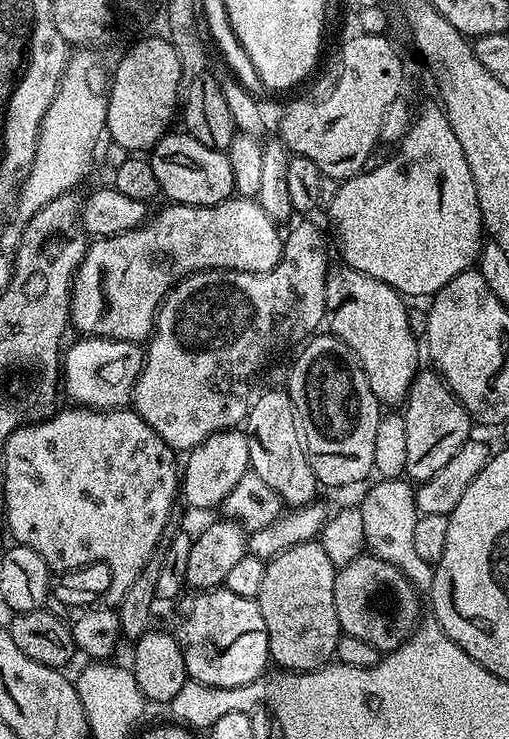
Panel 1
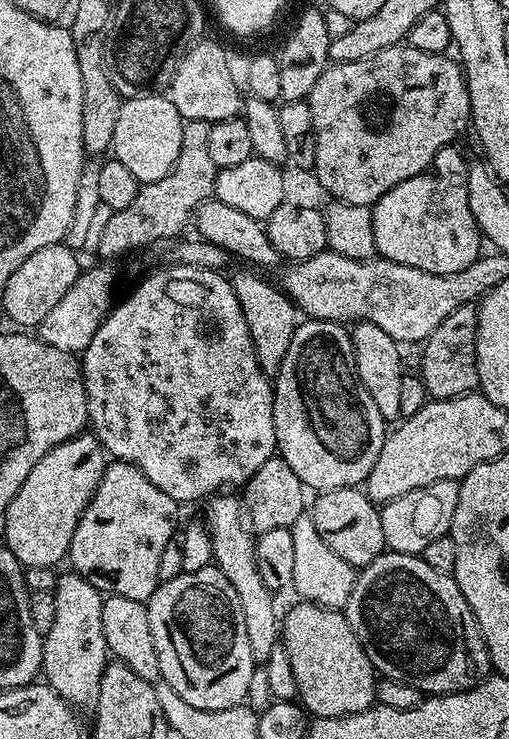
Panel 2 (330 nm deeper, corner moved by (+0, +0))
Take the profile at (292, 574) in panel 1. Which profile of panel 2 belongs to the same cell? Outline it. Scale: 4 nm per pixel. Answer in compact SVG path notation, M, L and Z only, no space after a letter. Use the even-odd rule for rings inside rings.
M296 602L282 616L282 646L290 654L298 700L309 717L325 720L349 716L376 704L378 673L343 611Z

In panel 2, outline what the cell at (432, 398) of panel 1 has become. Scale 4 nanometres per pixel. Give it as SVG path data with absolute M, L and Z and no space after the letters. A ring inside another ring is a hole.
M476 304L458 306L454 314L449 314L423 341L424 353L420 356L418 375L424 382L424 389L434 400L449 400L455 396L465 396L480 387L478 362L476 361Z

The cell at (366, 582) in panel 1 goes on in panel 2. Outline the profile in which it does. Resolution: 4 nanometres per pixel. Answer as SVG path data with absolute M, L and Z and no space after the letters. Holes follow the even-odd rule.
M386 550L374 562L359 569L354 590L342 609L354 634L362 642L362 650L370 658L377 673L385 680L406 682L420 692L444 696L447 692L465 692L493 671L486 642L474 614L468 609L455 576L438 574L426 566L423 555L411 556Z

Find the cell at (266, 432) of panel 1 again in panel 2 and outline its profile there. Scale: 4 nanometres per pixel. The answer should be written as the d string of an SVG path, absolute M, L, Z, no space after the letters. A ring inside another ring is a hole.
M244 271L248 272L231 273L232 289L238 298L238 306L242 306L246 330L250 330L250 342L254 346L258 366L265 376L274 378L282 366L282 358L286 358L286 350L290 350L290 341L294 338L298 323L298 309L283 287L276 285L275 288L270 281L263 280L259 271Z

